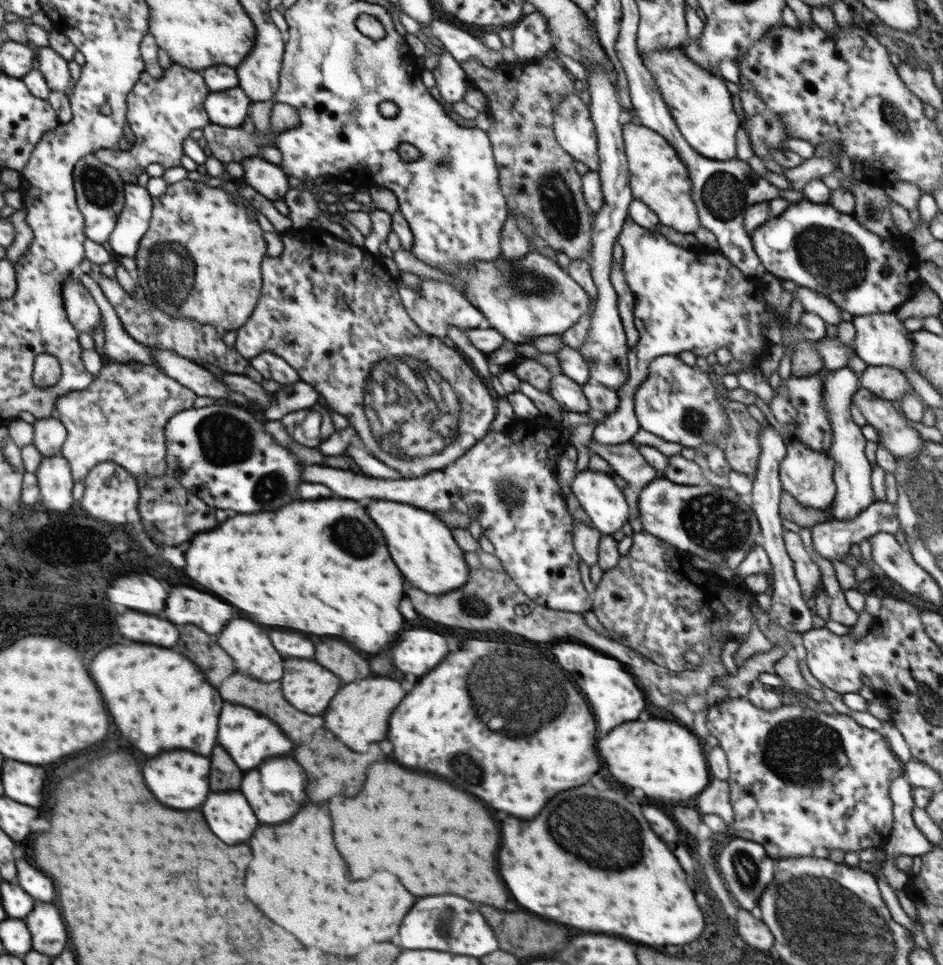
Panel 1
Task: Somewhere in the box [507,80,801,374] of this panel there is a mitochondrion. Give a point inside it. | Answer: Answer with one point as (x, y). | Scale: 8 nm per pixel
(556, 204)

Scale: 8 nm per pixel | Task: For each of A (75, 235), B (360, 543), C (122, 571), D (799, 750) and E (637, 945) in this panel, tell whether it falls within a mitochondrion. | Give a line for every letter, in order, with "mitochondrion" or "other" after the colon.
A: other
B: mitochondrion
C: other
D: mitochondrion
E: other

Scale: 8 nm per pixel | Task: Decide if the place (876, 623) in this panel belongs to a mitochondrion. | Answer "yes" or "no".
no

